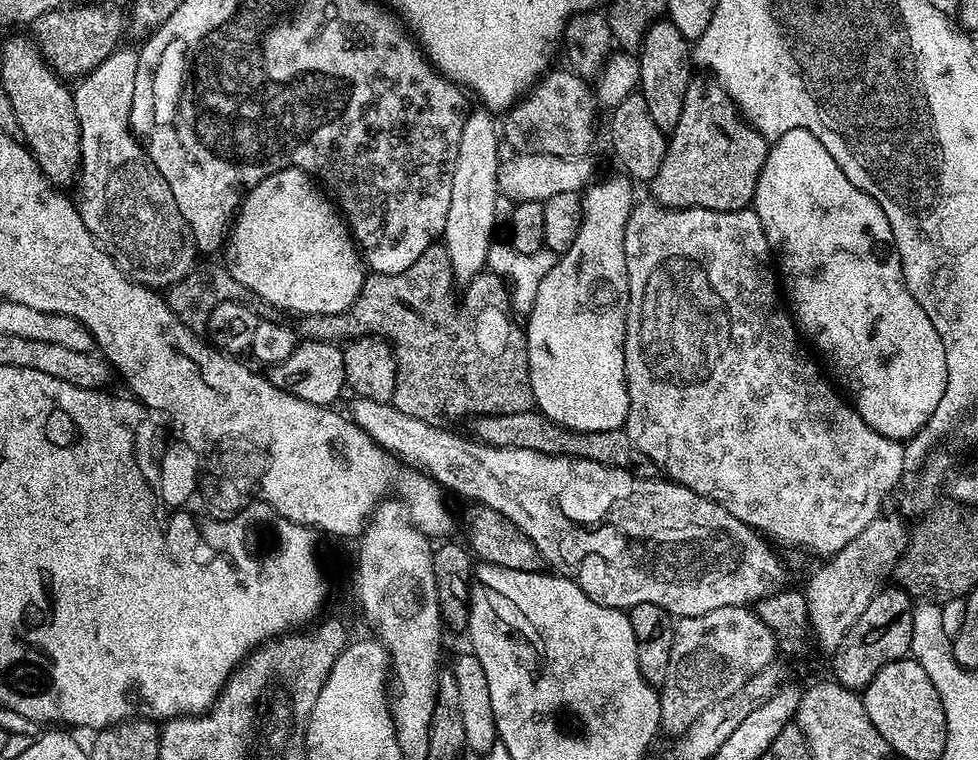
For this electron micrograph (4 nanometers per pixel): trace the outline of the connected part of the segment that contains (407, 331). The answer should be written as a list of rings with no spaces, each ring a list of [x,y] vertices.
[[[434,242],[424,253],[406,270],[398,274],[382,274],[381,272],[372,272],[365,275],[364,285],[358,294],[358,298],[345,312],[339,313],[332,324],[336,332],[341,332],[347,338],[359,338],[362,336],[378,336],[388,341],[396,353],[396,385],[390,397],[390,403],[393,407],[401,411],[402,414],[412,415],[414,418],[422,419],[428,424],[439,425],[443,416],[448,420],[464,420],[467,416],[479,418],[481,416],[506,416],[508,414],[518,414],[519,412],[531,412],[534,408],[534,399],[532,394],[532,382],[528,373],[528,345],[522,342],[522,328],[510,321],[504,320],[500,328],[496,328],[496,292],[506,288],[505,281],[496,274],[479,274],[467,281],[468,289],[464,292],[464,297],[456,301],[456,296],[452,293],[452,282],[454,275],[451,266],[451,258],[448,253],[448,246],[443,242]]]

